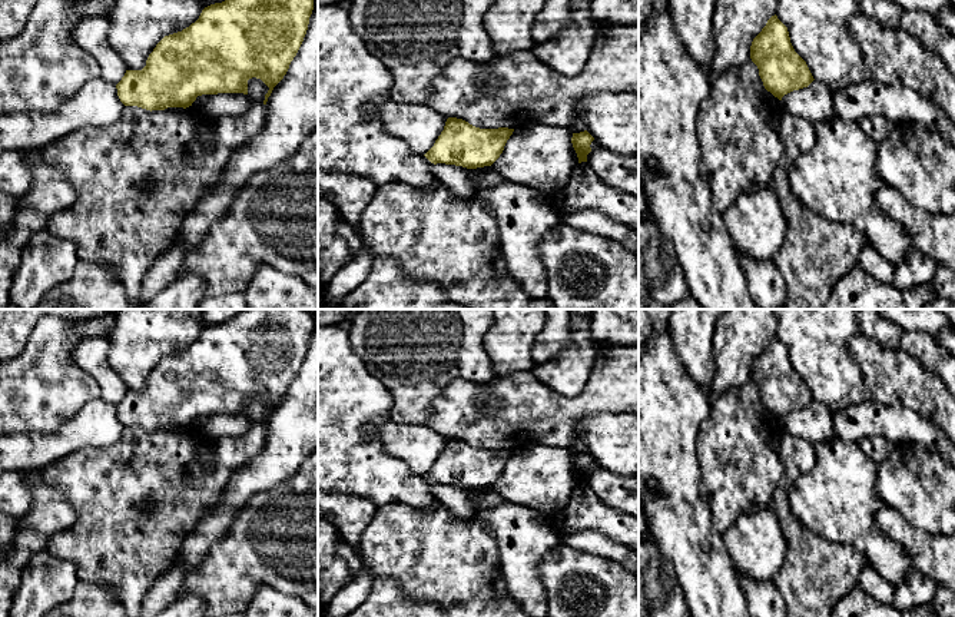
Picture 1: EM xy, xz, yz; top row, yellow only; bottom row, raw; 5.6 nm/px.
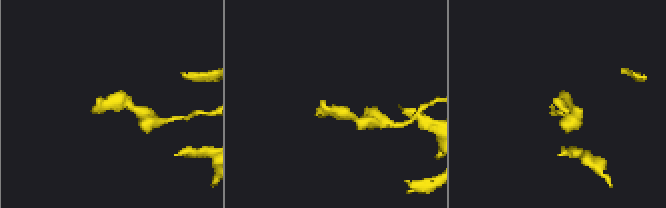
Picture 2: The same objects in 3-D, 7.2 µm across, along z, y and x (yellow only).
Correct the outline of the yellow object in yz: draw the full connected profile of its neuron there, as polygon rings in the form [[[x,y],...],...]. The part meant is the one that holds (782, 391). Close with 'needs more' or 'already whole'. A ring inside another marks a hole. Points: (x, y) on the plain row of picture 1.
[[[776,335],[753,359],[750,379],[759,389],[765,409],[779,421],[815,401],[806,382],[795,372],[787,348]]] | already whole

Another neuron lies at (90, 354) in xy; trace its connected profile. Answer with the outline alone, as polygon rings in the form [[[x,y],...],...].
[[[86,338],[73,348],[72,356],[77,366],[94,378],[100,388],[100,398],[117,405],[126,394],[120,378],[110,368],[107,361],[107,338]]]

